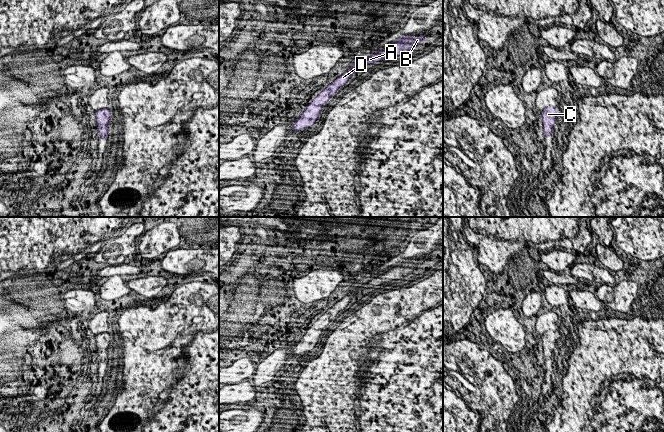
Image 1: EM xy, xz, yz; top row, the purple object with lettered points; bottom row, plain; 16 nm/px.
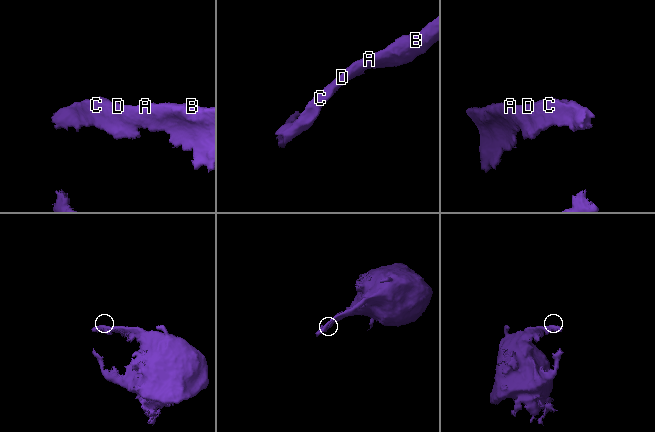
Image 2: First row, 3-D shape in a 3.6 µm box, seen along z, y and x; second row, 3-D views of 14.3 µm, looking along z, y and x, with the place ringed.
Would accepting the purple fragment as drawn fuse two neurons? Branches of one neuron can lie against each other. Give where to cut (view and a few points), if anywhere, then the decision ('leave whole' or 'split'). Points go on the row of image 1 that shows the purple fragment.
no cut; leave whole

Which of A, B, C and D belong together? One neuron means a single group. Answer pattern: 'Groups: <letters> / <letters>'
Groups: A B C D

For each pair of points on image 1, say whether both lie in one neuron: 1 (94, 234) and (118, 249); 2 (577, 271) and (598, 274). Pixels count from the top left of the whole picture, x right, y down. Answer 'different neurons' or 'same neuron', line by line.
1: different neurons
2: same neuron

